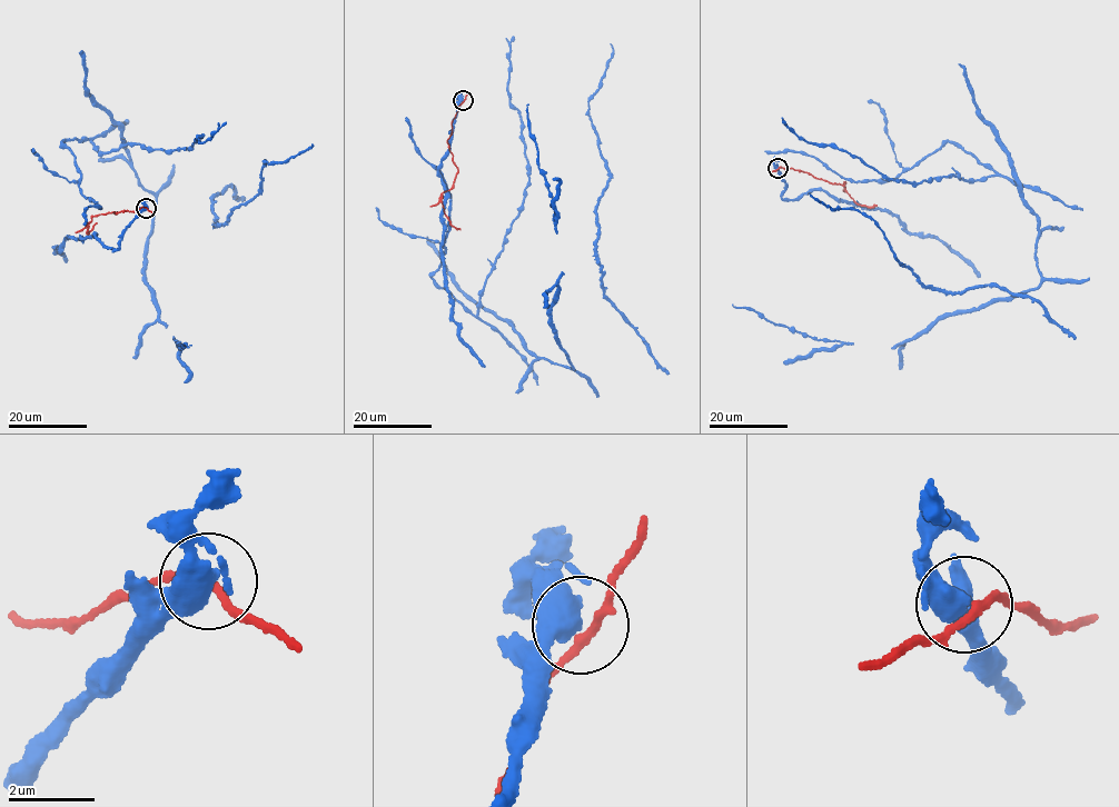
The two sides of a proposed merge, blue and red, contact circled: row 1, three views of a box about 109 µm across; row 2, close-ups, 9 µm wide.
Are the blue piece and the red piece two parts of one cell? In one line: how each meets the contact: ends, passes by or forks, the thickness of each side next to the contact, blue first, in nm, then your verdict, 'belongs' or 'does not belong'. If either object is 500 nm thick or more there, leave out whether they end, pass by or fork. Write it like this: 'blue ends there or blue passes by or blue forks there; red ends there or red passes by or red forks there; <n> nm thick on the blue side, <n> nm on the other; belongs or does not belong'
blue passes by; red passes by; 440 nm thick on the blue side, 180 nm on the other; does not belong

